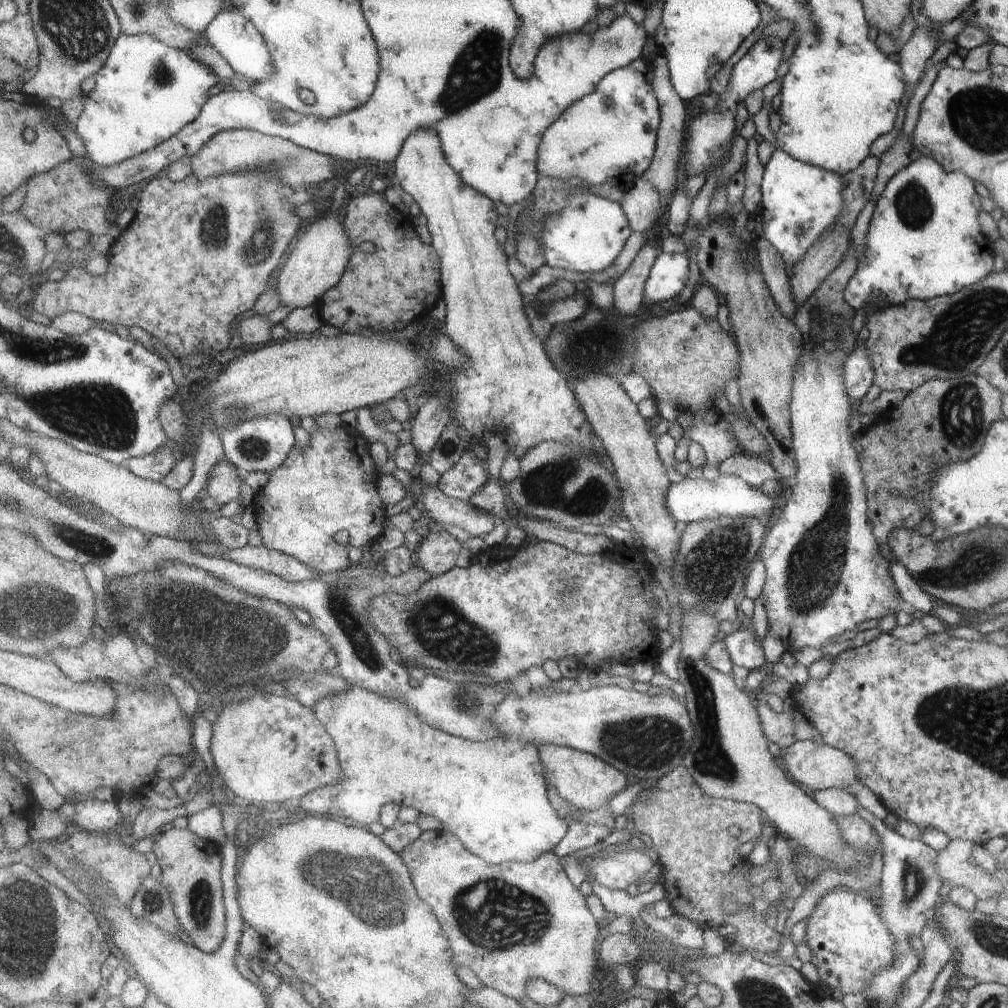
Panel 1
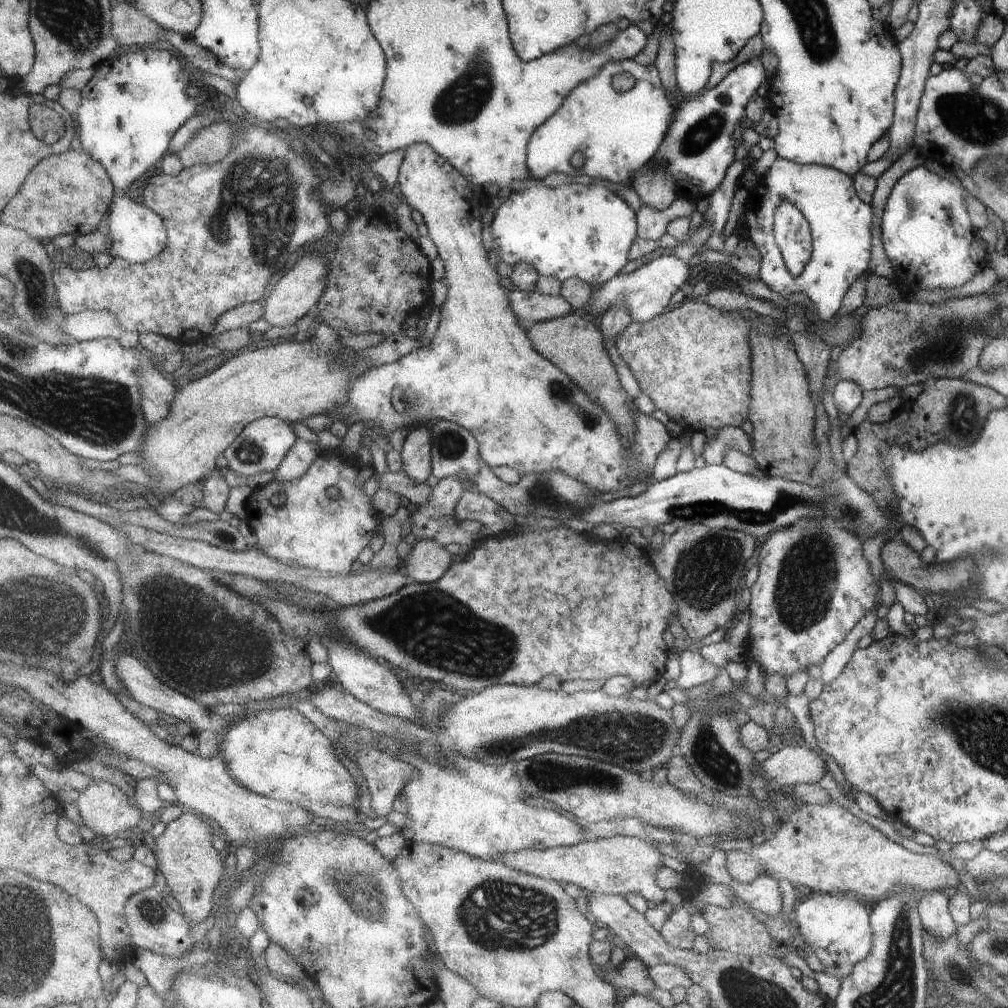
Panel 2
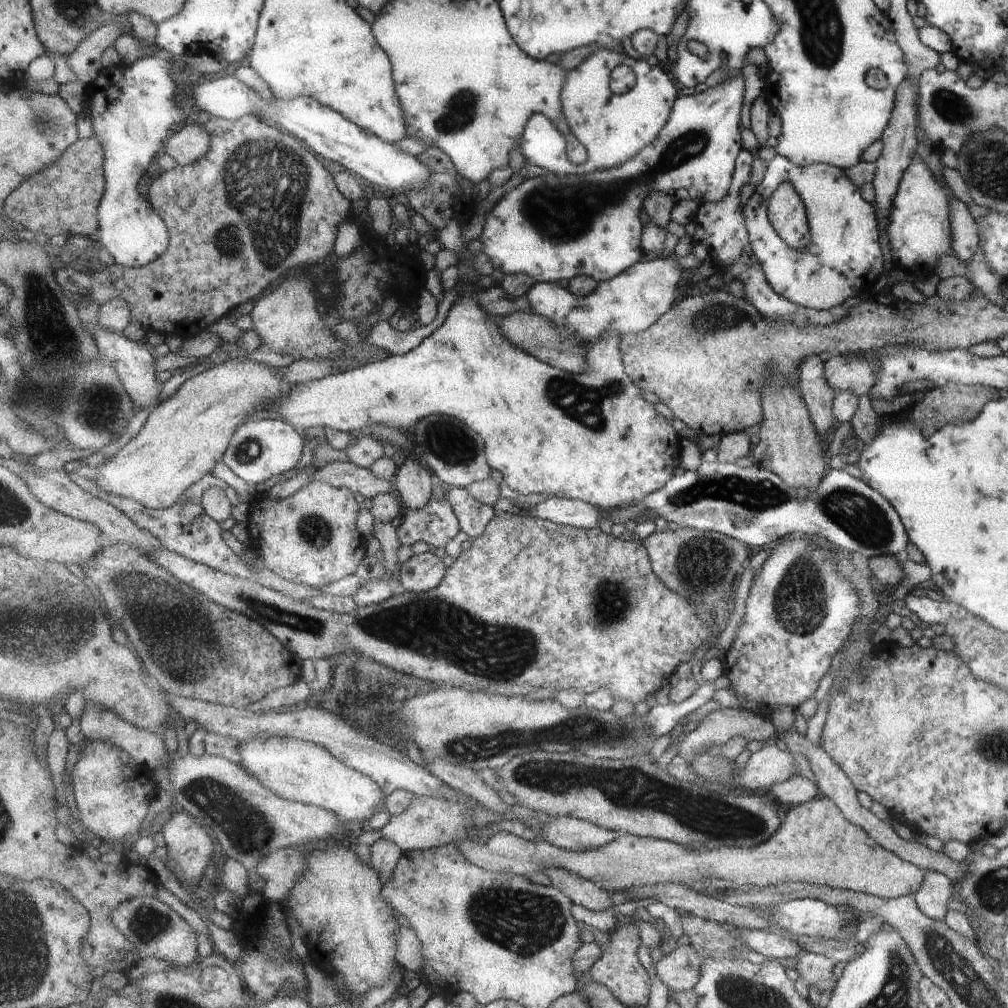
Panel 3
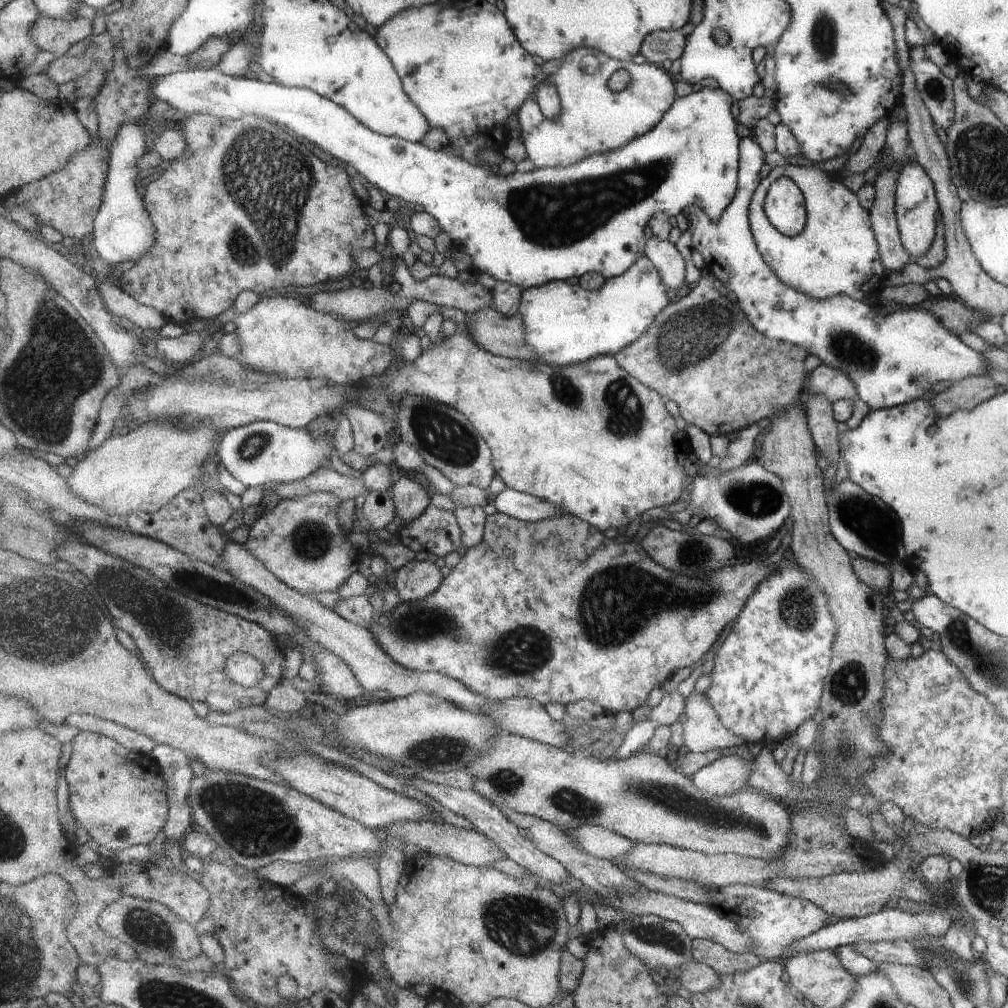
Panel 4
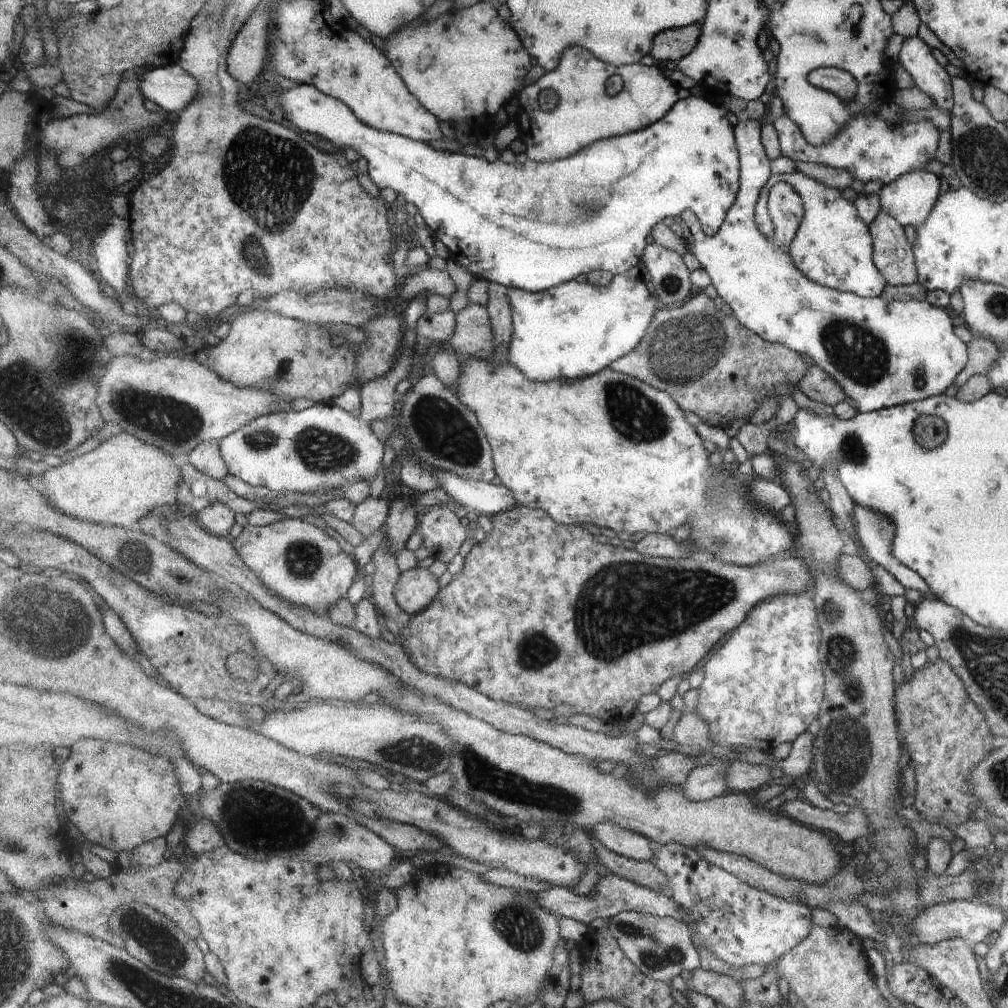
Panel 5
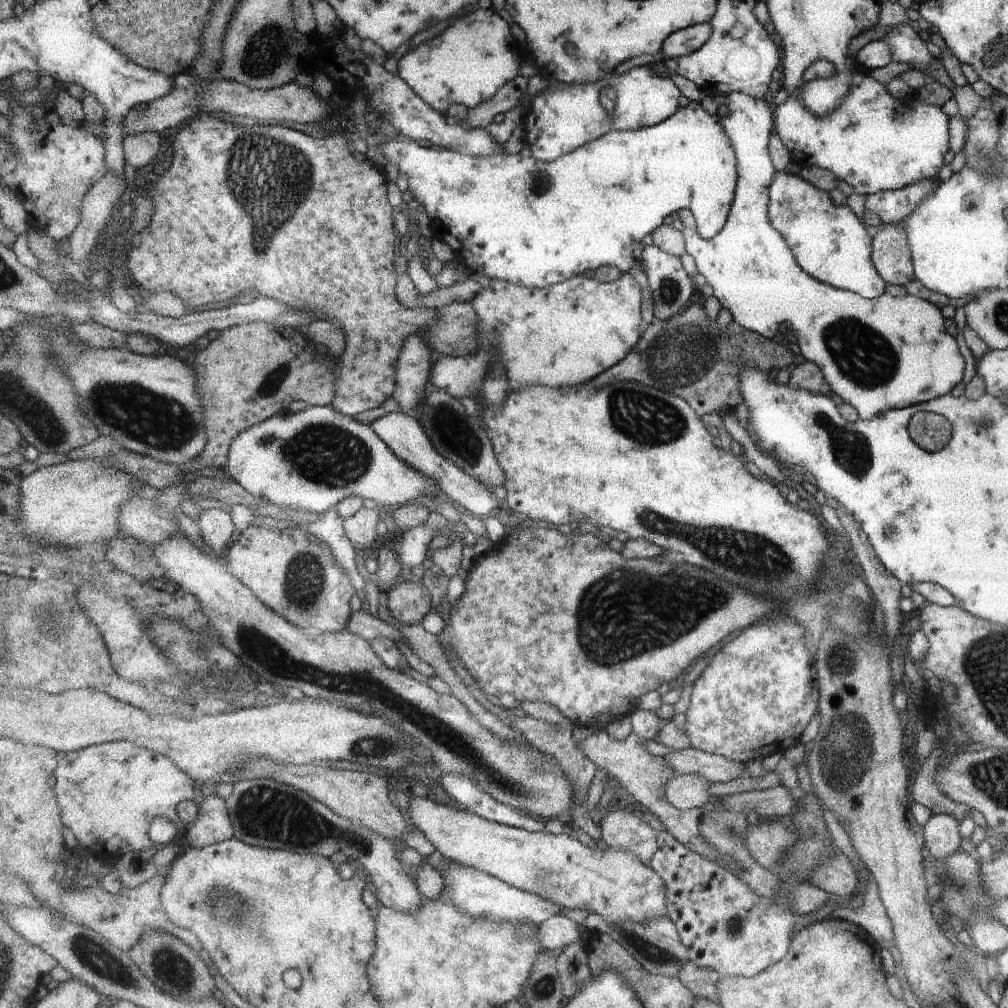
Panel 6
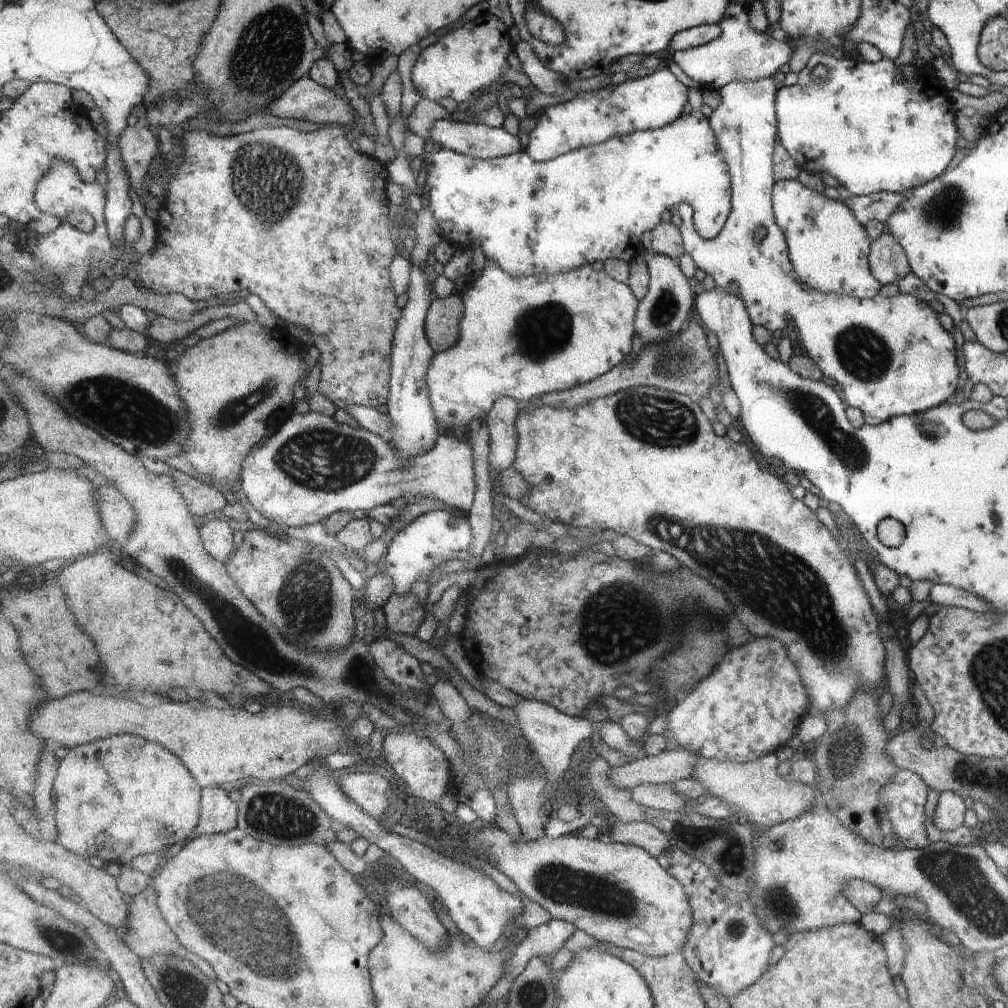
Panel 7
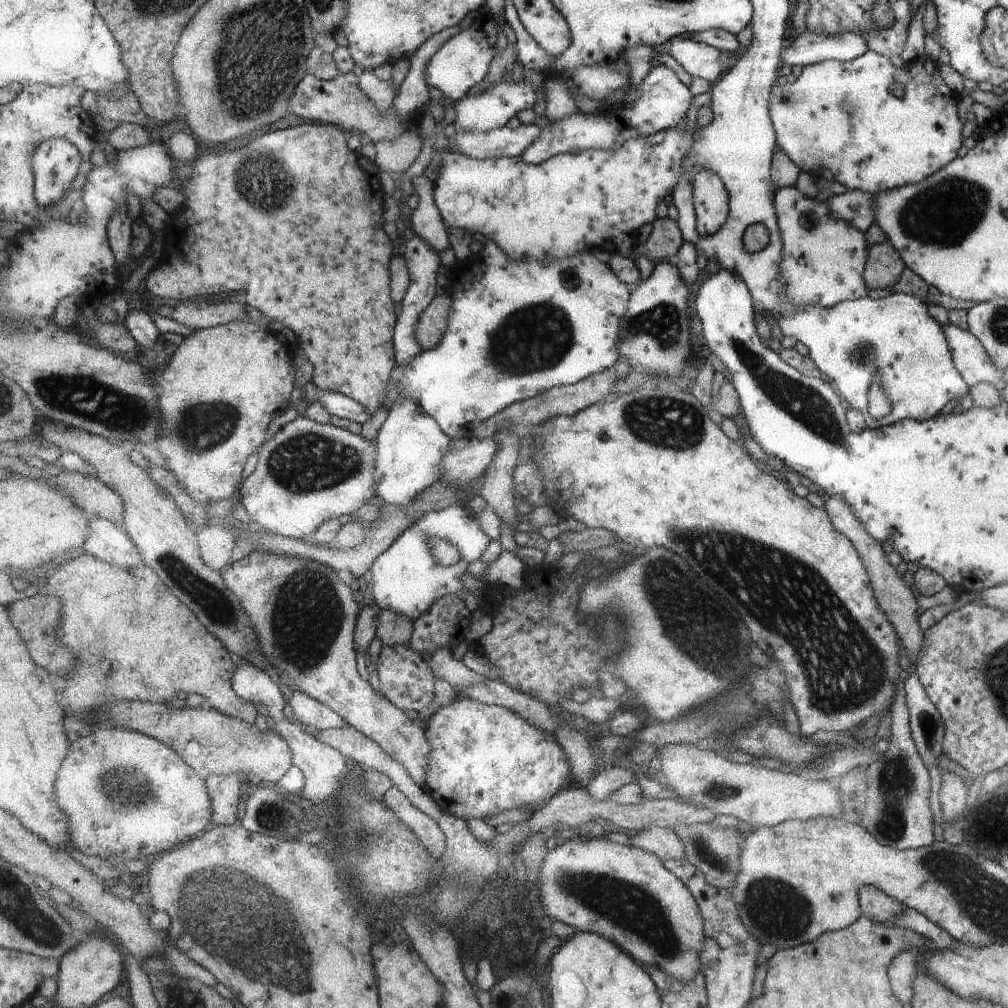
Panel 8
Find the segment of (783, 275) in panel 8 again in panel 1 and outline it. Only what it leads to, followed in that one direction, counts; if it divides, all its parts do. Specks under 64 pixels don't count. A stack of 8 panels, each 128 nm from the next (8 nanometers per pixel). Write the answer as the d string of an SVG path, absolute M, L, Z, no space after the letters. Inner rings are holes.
M777 146L774 147L769 162L763 167L760 180L761 202L757 207L761 216L761 234L781 256L787 277L791 276L791 268L803 258L813 242L819 242L821 234L833 226L836 226L837 232L849 232L851 227L845 227L839 222L845 208L841 192L843 178L840 174L795 160ZM797 228L801 228L803 234L799 234Z

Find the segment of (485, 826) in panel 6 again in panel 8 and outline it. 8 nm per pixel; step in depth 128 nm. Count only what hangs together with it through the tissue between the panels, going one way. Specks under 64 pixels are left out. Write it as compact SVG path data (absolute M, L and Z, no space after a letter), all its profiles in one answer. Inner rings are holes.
M580 833L563 844L551 845L543 862L539 901L553 920L574 926L577 931L593 932L616 942L640 964L659 966L679 982L691 982L699 971L697 952L703 946L703 920L697 899L685 883L667 870L661 859L631 844L621 845L608 839L586 837Z

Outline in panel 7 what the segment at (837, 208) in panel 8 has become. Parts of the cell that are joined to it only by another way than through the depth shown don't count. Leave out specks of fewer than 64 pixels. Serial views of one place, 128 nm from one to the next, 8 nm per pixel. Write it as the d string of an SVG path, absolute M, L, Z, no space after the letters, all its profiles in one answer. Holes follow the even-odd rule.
M881 191L865 196L847 196L842 202L852 212L857 222L864 227L871 220L884 223L901 200L903 193Z

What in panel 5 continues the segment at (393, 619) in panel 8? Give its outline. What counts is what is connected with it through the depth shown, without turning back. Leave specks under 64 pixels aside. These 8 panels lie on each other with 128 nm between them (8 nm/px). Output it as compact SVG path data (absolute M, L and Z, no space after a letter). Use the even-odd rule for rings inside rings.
M415 566L402 572L394 592L399 606L411 616L415 616L431 606L440 593L440 588L437 578L429 572L429 567Z

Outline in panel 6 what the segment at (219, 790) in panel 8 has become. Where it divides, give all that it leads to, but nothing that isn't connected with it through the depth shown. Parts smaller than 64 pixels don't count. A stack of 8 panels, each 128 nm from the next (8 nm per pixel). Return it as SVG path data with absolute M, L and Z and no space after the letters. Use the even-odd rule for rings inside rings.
M215 794L206 796L186 836L186 842L193 848L231 840L234 837L233 822L225 799Z

